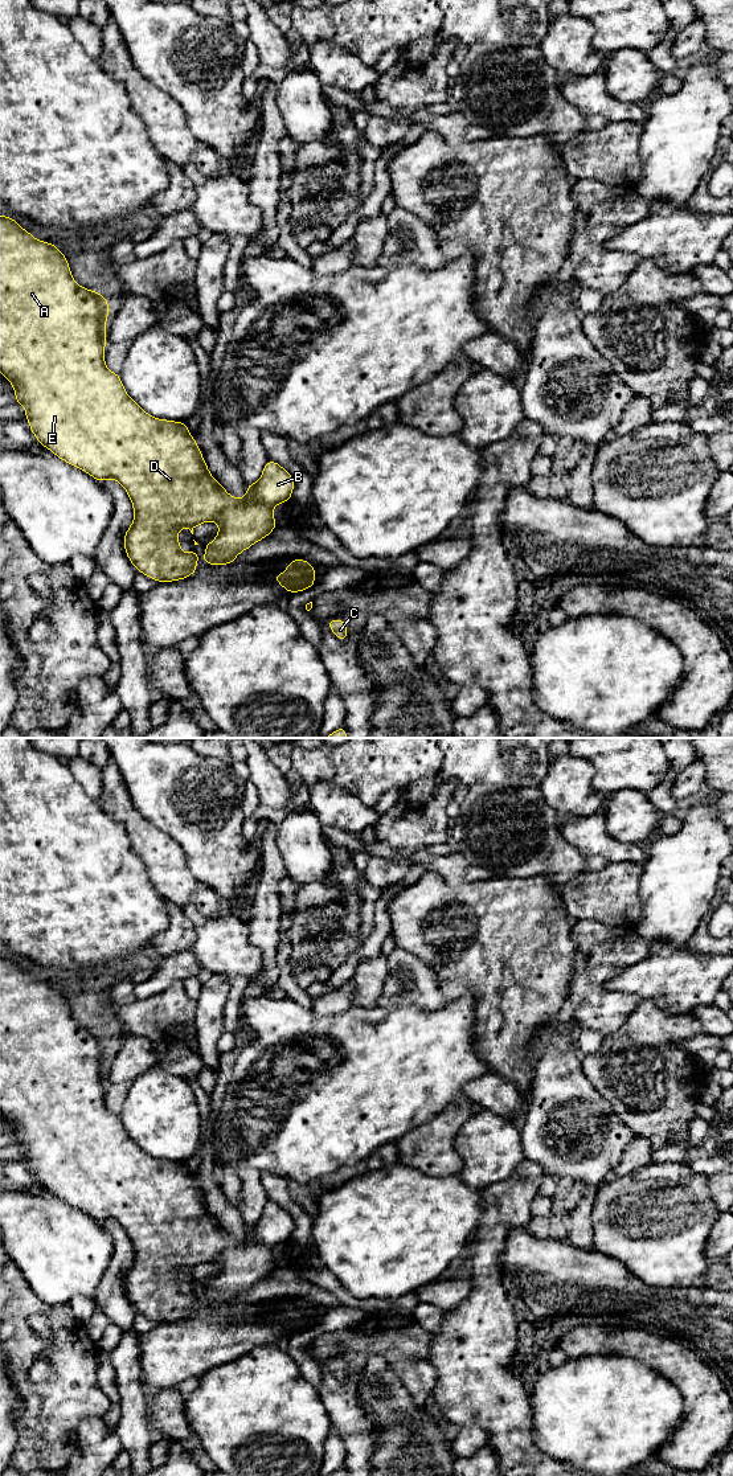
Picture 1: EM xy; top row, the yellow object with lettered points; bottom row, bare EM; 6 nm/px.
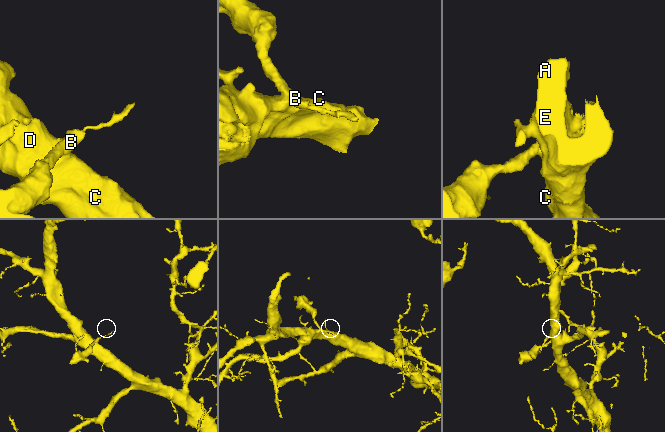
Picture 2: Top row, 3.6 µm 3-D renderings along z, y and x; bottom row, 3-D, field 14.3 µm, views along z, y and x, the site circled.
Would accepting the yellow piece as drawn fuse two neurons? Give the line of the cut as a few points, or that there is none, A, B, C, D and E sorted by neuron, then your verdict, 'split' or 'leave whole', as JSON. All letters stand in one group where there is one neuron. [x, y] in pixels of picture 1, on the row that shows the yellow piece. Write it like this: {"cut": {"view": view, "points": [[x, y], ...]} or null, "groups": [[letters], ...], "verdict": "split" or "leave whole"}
{"cut": {"view": "xy", "points": [[252, 486], [254, 497], [271, 509]]}, "groups": [["A", "C", "D", "E"], ["B"]], "verdict": "split"}

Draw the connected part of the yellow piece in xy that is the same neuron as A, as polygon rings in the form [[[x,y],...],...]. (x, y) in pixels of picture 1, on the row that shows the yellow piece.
[[[0,216],[0,372],[13,386],[16,393],[15,401],[25,407],[25,419],[30,422],[28,425],[30,431],[34,434],[41,447],[46,447],[57,458],[65,460],[78,470],[85,471],[97,481],[102,483],[107,479],[115,479],[122,484],[134,507],[134,522],[124,533],[123,545],[124,552],[130,562],[135,566],[136,571],[140,571],[148,578],[160,583],[185,579],[191,574],[194,574],[198,570],[196,561],[201,557],[194,552],[194,549],[192,549],[189,553],[183,553],[180,550],[177,532],[183,528],[188,528],[193,534],[193,529],[197,525],[209,521],[217,522],[220,529],[213,542],[204,544],[206,554],[202,557],[202,559],[208,566],[230,565],[239,553],[267,537],[277,528],[278,524],[274,518],[273,509],[254,499],[251,493],[251,483],[246,483],[247,492],[243,499],[234,499],[232,495],[229,495],[224,485],[213,479],[213,475],[209,472],[204,456],[198,448],[198,443],[192,438],[185,422],[156,419],[151,414],[147,414],[126,393],[120,376],[108,370],[105,364],[105,347],[107,343],[106,321],[108,311],[110,306],[105,295],[87,290],[75,283],[66,255],[62,254],[54,243],[36,239],[29,231],[24,230],[15,218]]]

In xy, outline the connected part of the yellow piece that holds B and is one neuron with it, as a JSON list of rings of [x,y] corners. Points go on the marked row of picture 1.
[[[269,459],[259,480],[253,485],[251,493],[255,500],[273,509],[277,504],[290,503],[294,488],[291,473]]]

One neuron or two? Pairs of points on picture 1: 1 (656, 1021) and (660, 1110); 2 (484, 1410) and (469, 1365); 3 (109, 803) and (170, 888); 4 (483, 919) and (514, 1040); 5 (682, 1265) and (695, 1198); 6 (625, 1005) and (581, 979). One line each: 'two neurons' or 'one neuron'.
1: one neuron
2: one neuron
3: one neuron
4: one neuron
5: one neuron
6: one neuron

